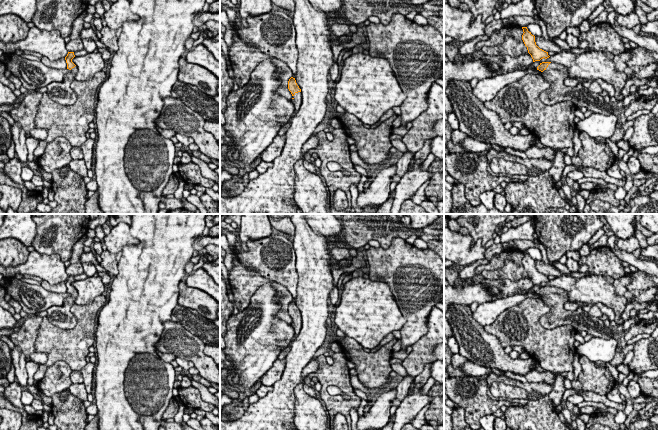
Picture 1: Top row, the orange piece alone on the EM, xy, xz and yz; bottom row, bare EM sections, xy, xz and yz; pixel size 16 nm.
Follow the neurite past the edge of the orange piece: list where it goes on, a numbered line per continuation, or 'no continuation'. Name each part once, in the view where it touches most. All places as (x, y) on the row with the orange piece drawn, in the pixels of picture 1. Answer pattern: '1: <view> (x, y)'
1: xz (297, 100)

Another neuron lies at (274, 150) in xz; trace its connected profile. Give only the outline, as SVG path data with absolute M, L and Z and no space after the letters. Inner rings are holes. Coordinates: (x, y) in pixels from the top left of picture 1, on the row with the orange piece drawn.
M275 136L272 143L261 153L261 159L265 162L273 162L275 158L280 156L286 136Z

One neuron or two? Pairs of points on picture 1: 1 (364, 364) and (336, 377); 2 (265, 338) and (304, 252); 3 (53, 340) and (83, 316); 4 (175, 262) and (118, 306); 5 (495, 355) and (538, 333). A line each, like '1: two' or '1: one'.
1: two
2: two
3: one
4: one
5: two

